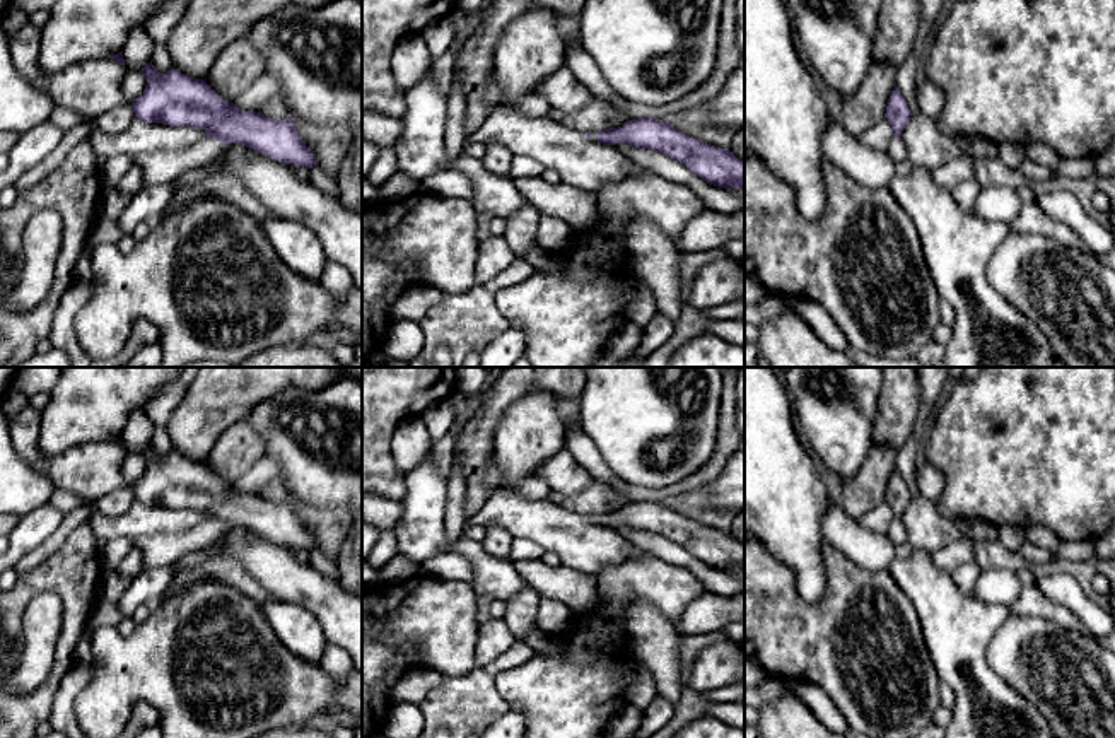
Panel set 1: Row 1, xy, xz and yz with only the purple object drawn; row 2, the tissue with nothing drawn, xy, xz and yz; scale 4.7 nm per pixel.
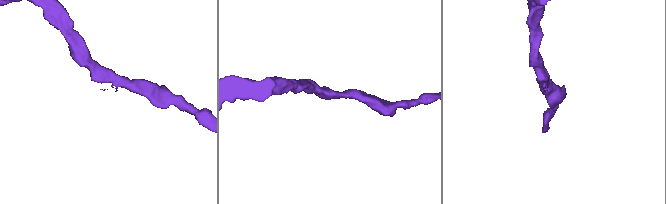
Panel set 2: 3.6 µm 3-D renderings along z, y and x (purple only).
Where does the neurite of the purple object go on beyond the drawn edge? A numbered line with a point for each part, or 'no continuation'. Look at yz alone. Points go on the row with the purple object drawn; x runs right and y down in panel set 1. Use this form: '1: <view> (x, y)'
1: yz (897, 151)

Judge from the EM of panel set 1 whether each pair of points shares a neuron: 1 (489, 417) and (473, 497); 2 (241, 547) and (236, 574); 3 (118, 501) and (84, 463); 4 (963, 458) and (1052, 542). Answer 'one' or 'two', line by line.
1: one
2: two
3: two
4: two

